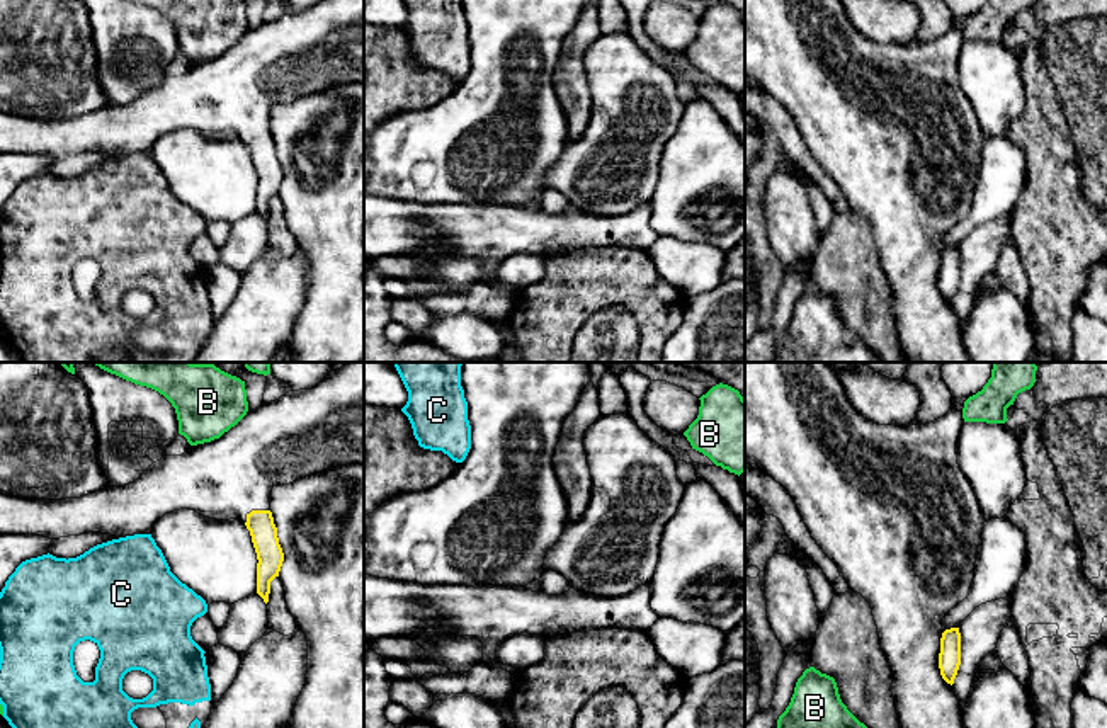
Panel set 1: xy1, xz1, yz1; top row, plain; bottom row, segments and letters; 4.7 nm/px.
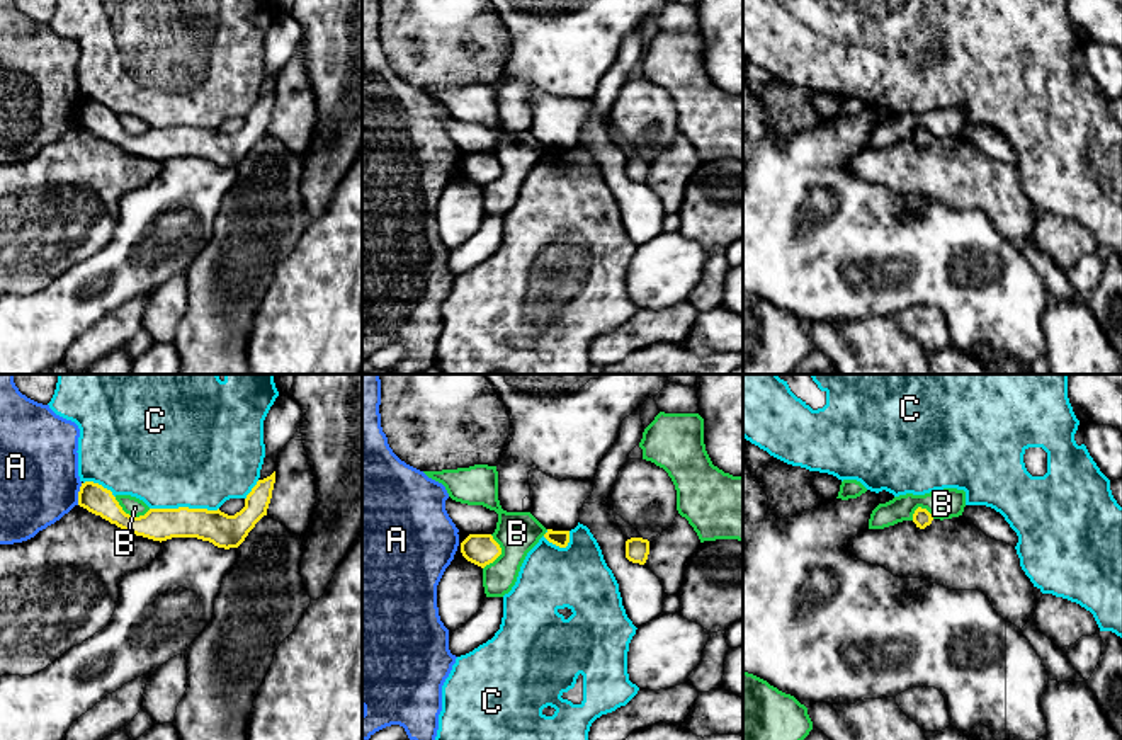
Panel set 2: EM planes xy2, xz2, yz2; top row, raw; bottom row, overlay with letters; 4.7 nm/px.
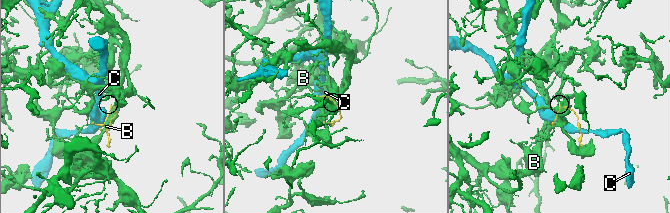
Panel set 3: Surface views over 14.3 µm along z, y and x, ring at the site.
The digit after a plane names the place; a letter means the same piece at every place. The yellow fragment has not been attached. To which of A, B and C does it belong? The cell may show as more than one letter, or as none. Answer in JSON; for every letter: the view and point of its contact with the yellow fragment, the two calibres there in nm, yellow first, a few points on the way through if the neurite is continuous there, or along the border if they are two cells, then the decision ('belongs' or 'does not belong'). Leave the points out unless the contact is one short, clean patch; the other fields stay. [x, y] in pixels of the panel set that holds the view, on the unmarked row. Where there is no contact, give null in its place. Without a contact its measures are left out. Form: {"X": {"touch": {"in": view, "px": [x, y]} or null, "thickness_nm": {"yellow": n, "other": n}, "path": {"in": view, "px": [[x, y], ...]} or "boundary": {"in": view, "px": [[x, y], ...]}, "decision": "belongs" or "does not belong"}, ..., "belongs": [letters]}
{"A": {"touch": {"in": "xy2", "px": [79, 113]}, "thickness_nm": {"yellow": 140, "other": 380}, "boundary": {"in": "xy2", "px": [[82, 102], [77, 123]]}, "decision": "does not belong"}, "B": {"touch": {"in": "xy2", "px": [130, 135]}, "thickness_nm": {"yellow": 160, "other": 90}, "boundary": {"in": "xy2", "px": [[114, 116], [131, 135], [143, 135], [150, 128]]}, "decision": "does not belong"}, "C": {"touch": {"in": "xy2", "px": [184, 126]}, "thickness_nm": {"yellow": 160, "other": 500}, "decision": "does not belong"}, "belongs": []}

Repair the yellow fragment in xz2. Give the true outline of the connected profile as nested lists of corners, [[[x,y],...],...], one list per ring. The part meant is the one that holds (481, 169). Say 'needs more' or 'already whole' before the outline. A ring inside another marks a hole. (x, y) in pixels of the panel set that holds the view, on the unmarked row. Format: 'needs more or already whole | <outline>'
already whole | [[[469,153],[461,162],[461,172],[468,180],[484,187],[502,174],[502,167],[491,153]]]

